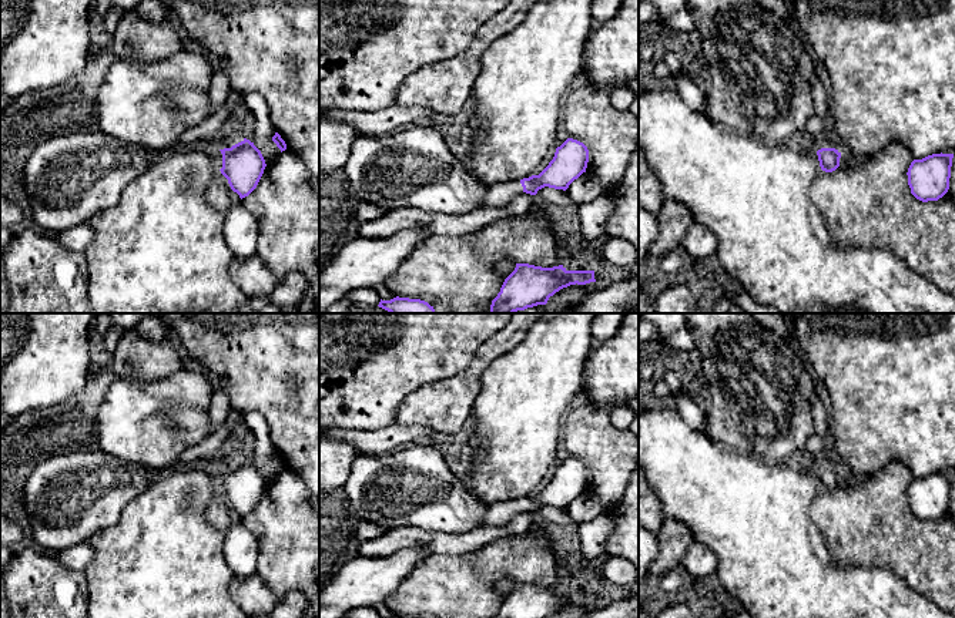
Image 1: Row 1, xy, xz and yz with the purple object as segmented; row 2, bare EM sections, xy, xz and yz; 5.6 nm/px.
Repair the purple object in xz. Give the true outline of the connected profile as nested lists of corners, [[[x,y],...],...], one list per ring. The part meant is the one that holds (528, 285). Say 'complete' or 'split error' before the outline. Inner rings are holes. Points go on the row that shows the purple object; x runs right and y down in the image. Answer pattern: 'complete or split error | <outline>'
complete | [[[516,263],[505,279],[500,292],[492,300],[490,313],[515,313],[537,305],[546,305],[549,298],[570,285],[596,282],[594,271],[567,271],[563,265],[542,268]]]

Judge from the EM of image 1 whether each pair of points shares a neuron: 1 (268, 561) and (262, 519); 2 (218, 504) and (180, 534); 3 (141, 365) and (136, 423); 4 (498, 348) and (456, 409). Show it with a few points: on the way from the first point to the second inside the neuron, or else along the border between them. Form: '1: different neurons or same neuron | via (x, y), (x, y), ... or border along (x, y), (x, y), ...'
1: same neuron | via (268, 551), (268, 529)
2: different neurons | border along (220, 490), (207, 506), (207, 519), (224, 531)
3: different neurons | border along (173, 372), (160, 378), (117, 379)
4: same neuron | via (482, 362), (458, 393)

